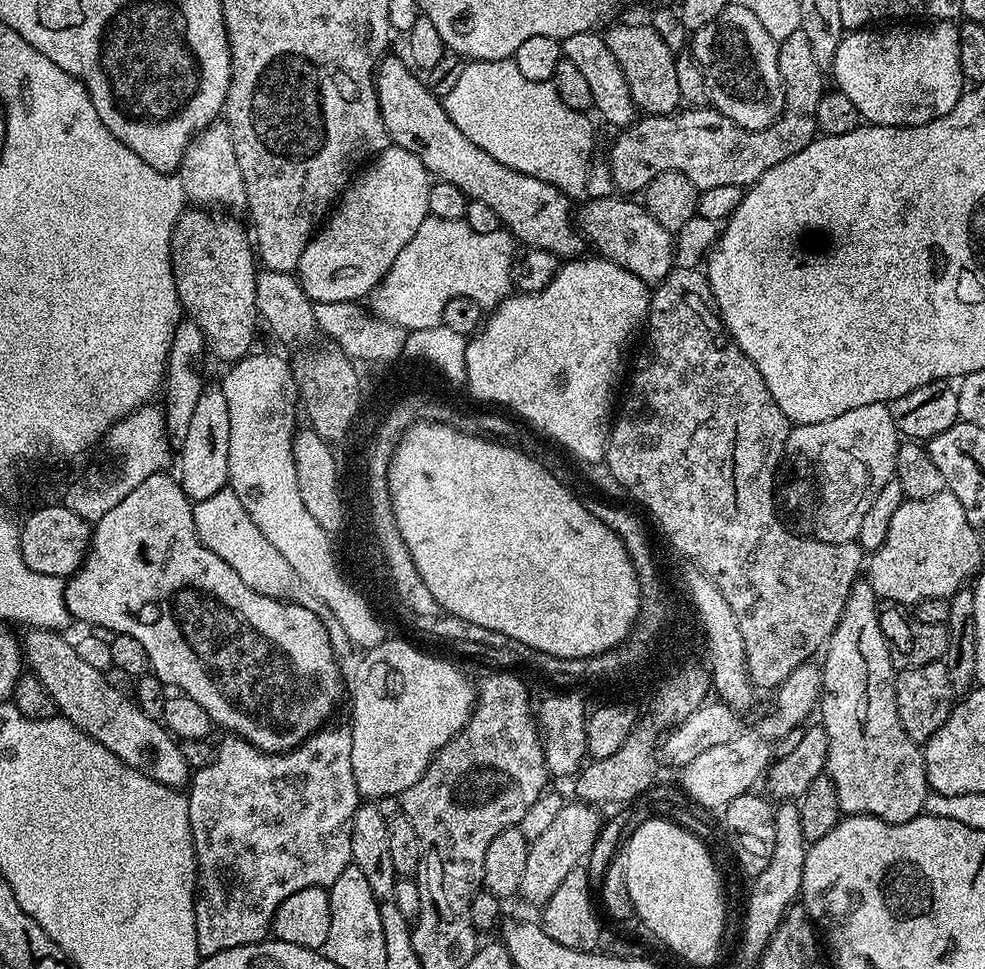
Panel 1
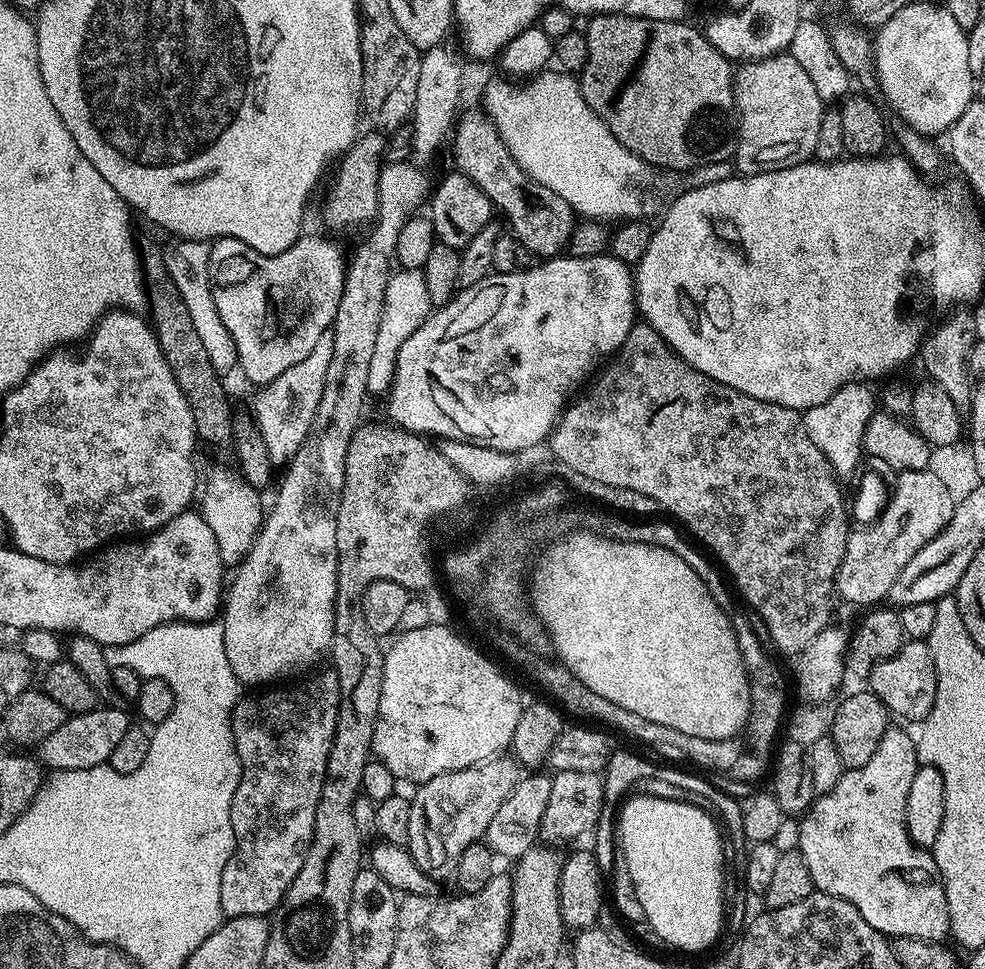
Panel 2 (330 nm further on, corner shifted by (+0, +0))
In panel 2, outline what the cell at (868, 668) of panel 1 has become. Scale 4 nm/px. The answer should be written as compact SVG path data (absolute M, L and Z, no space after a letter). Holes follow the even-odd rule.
M889 726L886 734L882 734L882 742L878 742L878 750L874 750L874 754L871 755L870 762L866 762L866 766L847 769L842 779L838 782L838 786L834 786L834 790L830 790L824 796L815 797L812 807L804 813L799 821L799 824L801 824L798 850L802 854L802 858L806 858L806 870L810 870L813 889L817 892L825 892L831 896L848 900L850 906L854 906L858 910L858 914L862 914L862 918L866 918L866 922L870 922L872 928L880 929L883 936L889 938L909 936L919 940L944 942L950 936L950 914L946 906L944 883L940 880L940 873L936 871L936 863L931 851L926 848L917 848L912 840L909 839L908 831L906 830L906 798L910 794L910 782L914 782L914 774L917 767L915 739L911 735L908 737L902 729L896 728L896 726Z

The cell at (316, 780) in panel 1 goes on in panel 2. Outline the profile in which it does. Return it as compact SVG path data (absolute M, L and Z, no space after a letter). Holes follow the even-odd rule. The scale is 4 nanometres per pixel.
M331 670L319 672L312 674L317 676L309 675L305 684L296 684L293 688L280 686L275 690L261 691L264 692L261 696L245 695L232 712L232 737L240 759L240 781L230 806L236 849L230 862L226 862L226 870L222 870L220 901L225 917L267 917L275 912L290 882L298 878L302 862L306 862L306 854L314 838L314 814L318 814L318 798L322 798L326 762L340 709L340 687L336 673Z

